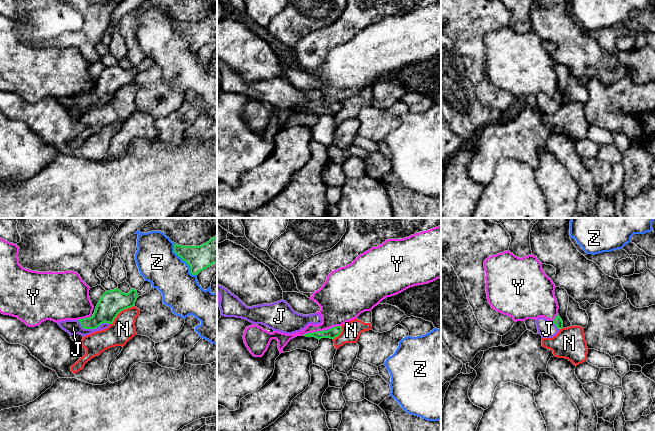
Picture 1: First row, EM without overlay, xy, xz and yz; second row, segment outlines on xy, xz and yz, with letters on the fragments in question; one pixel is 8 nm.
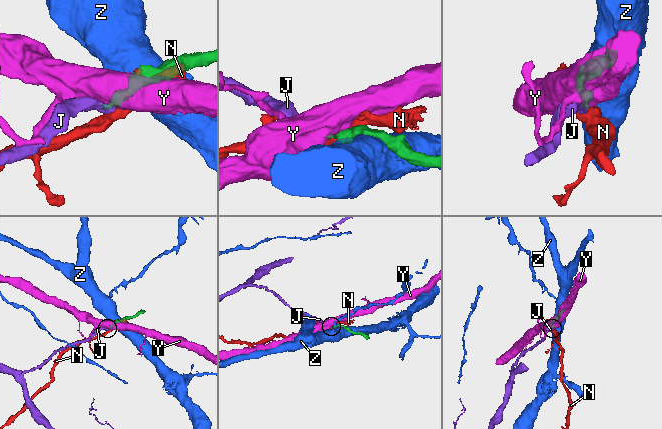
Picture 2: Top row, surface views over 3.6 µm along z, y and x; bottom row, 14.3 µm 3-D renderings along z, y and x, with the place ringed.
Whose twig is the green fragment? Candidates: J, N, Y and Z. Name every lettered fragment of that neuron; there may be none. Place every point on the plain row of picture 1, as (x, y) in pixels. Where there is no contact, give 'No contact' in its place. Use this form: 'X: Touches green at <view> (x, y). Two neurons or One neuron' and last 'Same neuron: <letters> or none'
J: Touches green at xy (93, 104). One neuron
N: Touches green at xy (120, 87). Two neurons
Y: Touches green at xz (313, 108). Two neurons
Z: Touches green at xy (184, 36). Two neurons
Same neuron: J

